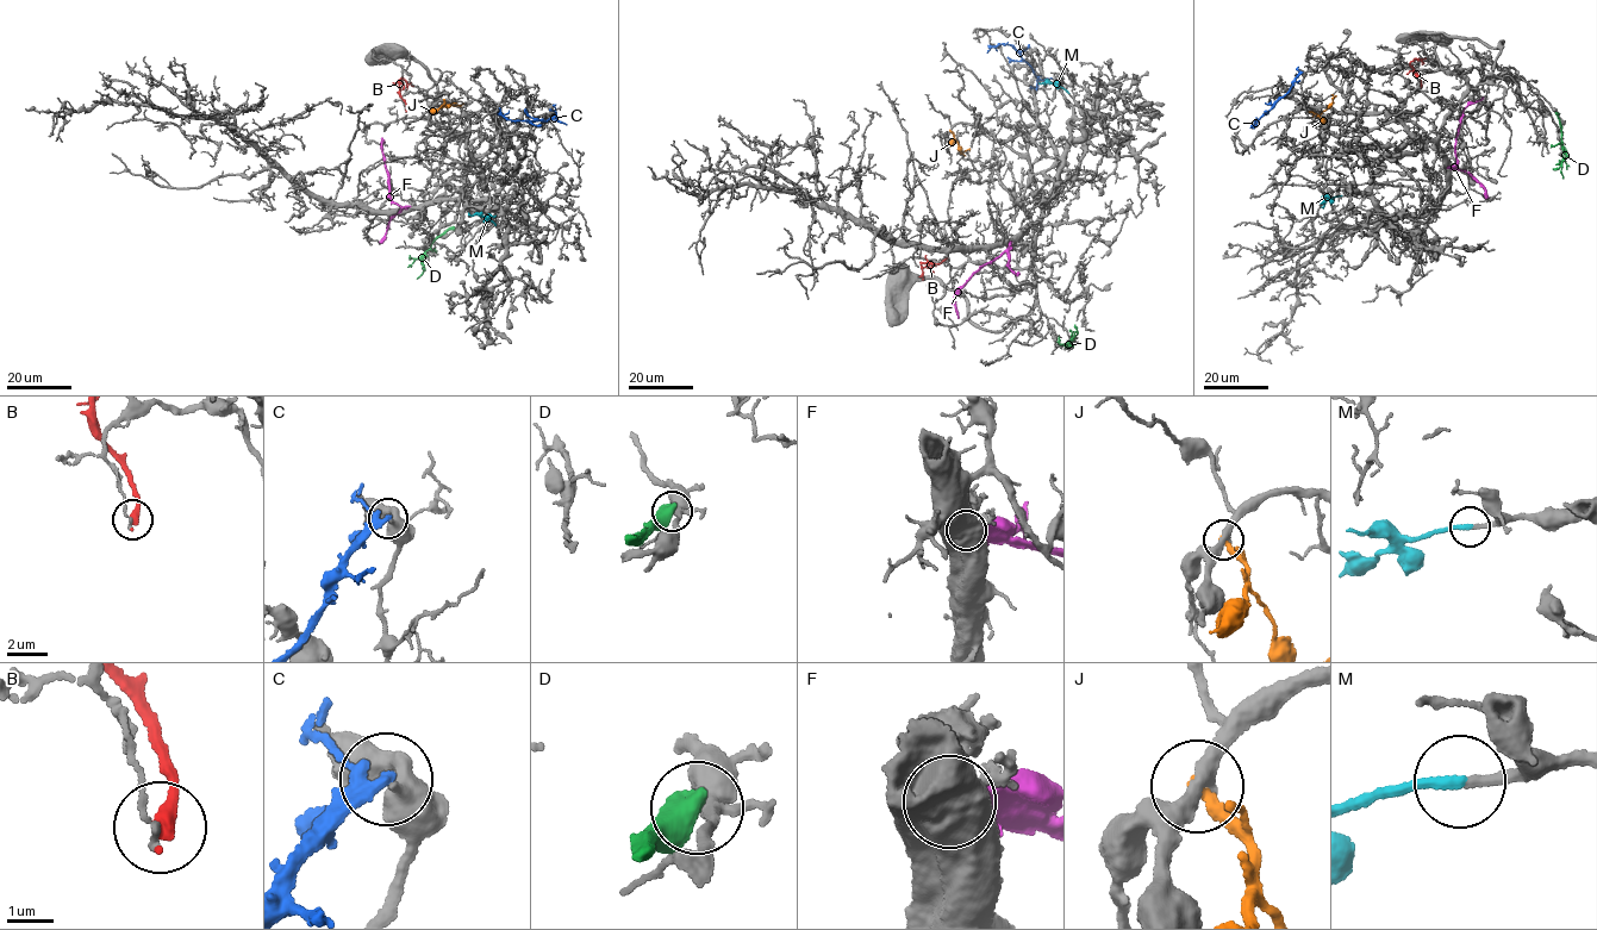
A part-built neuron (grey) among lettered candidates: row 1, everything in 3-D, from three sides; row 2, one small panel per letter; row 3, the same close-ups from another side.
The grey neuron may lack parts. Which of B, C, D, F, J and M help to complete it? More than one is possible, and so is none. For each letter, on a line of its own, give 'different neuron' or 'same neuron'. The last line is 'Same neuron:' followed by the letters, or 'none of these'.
B: different neuron
C: different neuron
D: different neuron
F: different neuron
J: different neuron
M: same neuron
Same neuron: M

